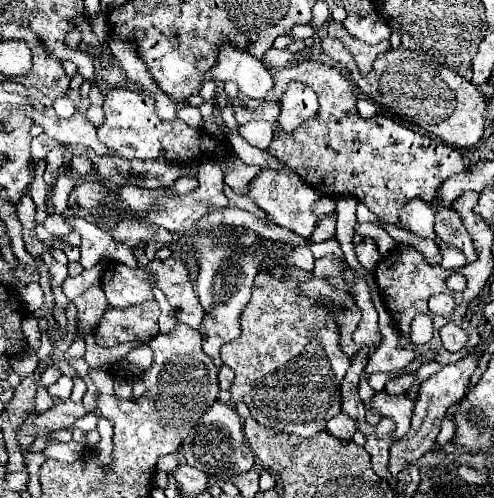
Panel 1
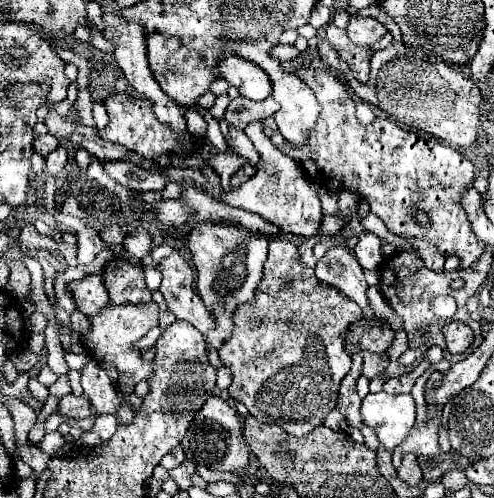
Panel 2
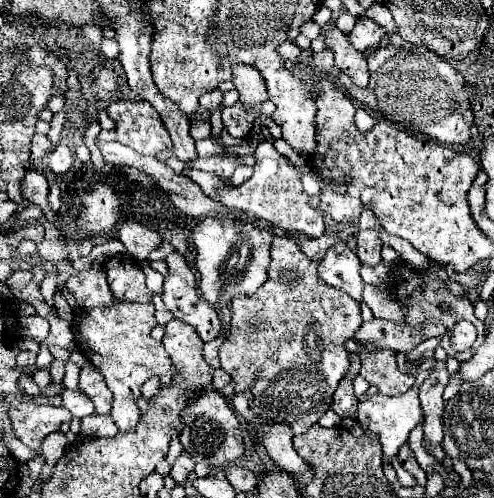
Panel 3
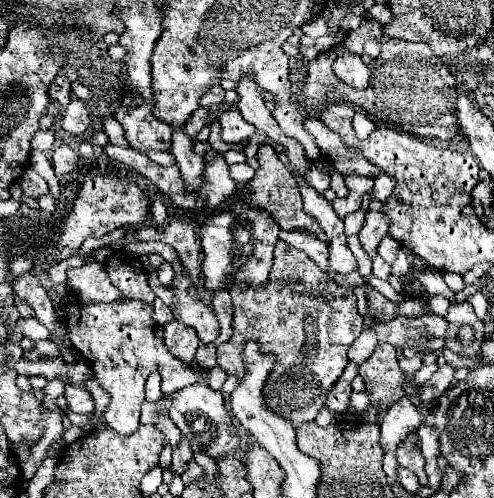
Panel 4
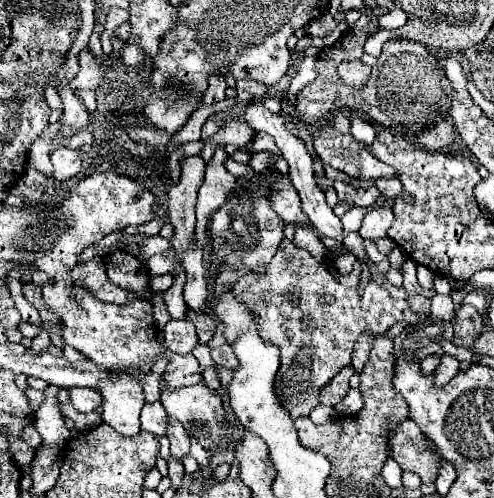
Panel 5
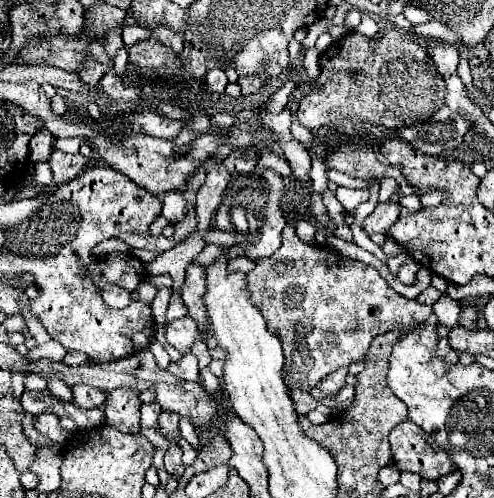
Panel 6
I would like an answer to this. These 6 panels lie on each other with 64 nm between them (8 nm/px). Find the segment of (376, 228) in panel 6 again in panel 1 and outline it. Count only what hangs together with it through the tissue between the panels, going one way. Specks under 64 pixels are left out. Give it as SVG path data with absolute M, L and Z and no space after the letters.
M366 238L362 244L356 246L356 256L358 256L360 264L362 264L368 272L374 272L378 260L382 258L380 252L378 252L378 248L376 248L374 244L376 244L376 242L374 242L372 238Z

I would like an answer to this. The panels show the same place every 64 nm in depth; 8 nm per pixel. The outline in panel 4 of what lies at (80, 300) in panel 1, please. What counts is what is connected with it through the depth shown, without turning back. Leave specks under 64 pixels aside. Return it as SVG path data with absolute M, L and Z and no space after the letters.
M96 260L86 266L80 266L80 268L70 268L66 274L68 274L66 284L86 304L120 300L120 292L116 292L116 288L108 280L104 264L100 264Z

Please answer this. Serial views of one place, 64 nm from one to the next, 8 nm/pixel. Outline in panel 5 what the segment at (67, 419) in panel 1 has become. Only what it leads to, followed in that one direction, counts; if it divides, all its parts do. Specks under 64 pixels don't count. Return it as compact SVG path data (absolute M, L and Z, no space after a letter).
M68 388L70 404L78 412L94 412L102 404L102 394L94 388Z

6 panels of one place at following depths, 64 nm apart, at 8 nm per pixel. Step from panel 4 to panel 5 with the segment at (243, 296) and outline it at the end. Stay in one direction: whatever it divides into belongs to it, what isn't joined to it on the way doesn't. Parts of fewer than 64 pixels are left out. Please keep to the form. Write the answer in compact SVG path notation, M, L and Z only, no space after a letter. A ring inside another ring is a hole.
M284 228L284 238L276 250L276 256L268 264L264 276L256 276L256 274L240 276L232 288L232 294L236 300L246 304L246 308L256 316L260 338L264 342L280 348L280 352L282 352L280 354L280 370L276 372L274 388L276 388L276 396L278 396L282 408L286 408L290 412L290 416L296 420L302 416L310 416L310 412L320 404L320 398L318 398L320 390L344 366L350 364L352 350L354 350L358 336L362 336L362 334L380 336L380 334L386 334L388 328L396 322L416 324L416 322L426 320L428 316L414 314L406 300L390 298L388 292L374 280L368 282L362 296L358 296L356 288L346 288L346 286L338 284L336 278L328 272L328 268L322 266L318 260L314 260L310 256L310 252L292 244L292 234L294 234L294 228ZM222 344L222 346L212 349L211 356L216 364L220 364L224 368L234 370L238 366L238 360L236 360L230 344Z

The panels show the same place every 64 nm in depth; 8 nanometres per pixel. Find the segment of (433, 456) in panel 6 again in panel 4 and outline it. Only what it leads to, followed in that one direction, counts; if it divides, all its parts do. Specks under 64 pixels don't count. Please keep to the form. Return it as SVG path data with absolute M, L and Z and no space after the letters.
M408 434L408 438L404 438L404 442L398 446L396 458L398 458L398 464L408 468L410 472L414 472L420 482L428 482L426 472L424 472L424 456L422 456L422 452L416 450L414 440L416 440L414 434Z

